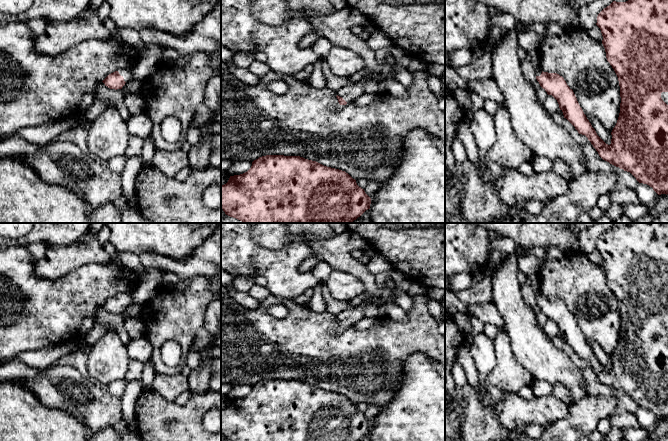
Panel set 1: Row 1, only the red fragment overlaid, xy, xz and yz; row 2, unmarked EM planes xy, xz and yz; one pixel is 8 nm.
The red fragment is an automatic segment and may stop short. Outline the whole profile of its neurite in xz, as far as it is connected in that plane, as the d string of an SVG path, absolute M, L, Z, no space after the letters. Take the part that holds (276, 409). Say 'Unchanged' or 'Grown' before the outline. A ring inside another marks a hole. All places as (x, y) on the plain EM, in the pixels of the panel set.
Unchanged. M266 379L259 381L252 386L252 390L247 396L230 400L228 406L221 410L221 432L230 441L360 441L370 433L370 428L371 422L348 397L300 380Z

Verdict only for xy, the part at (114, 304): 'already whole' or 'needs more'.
needs more

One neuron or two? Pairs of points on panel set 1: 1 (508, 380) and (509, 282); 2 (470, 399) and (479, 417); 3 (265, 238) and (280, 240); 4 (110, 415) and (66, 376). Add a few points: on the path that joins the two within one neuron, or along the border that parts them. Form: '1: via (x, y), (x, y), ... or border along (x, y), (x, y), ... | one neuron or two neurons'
1: border along (504, 328), (510, 340), (511, 351), (516, 358) | two neurons
2: via (470, 403), (470, 408), (475, 413) | one neuron
3: via (269, 238), (276, 238) | one neuron
4: via (98, 409), (74, 388) | one neuron

